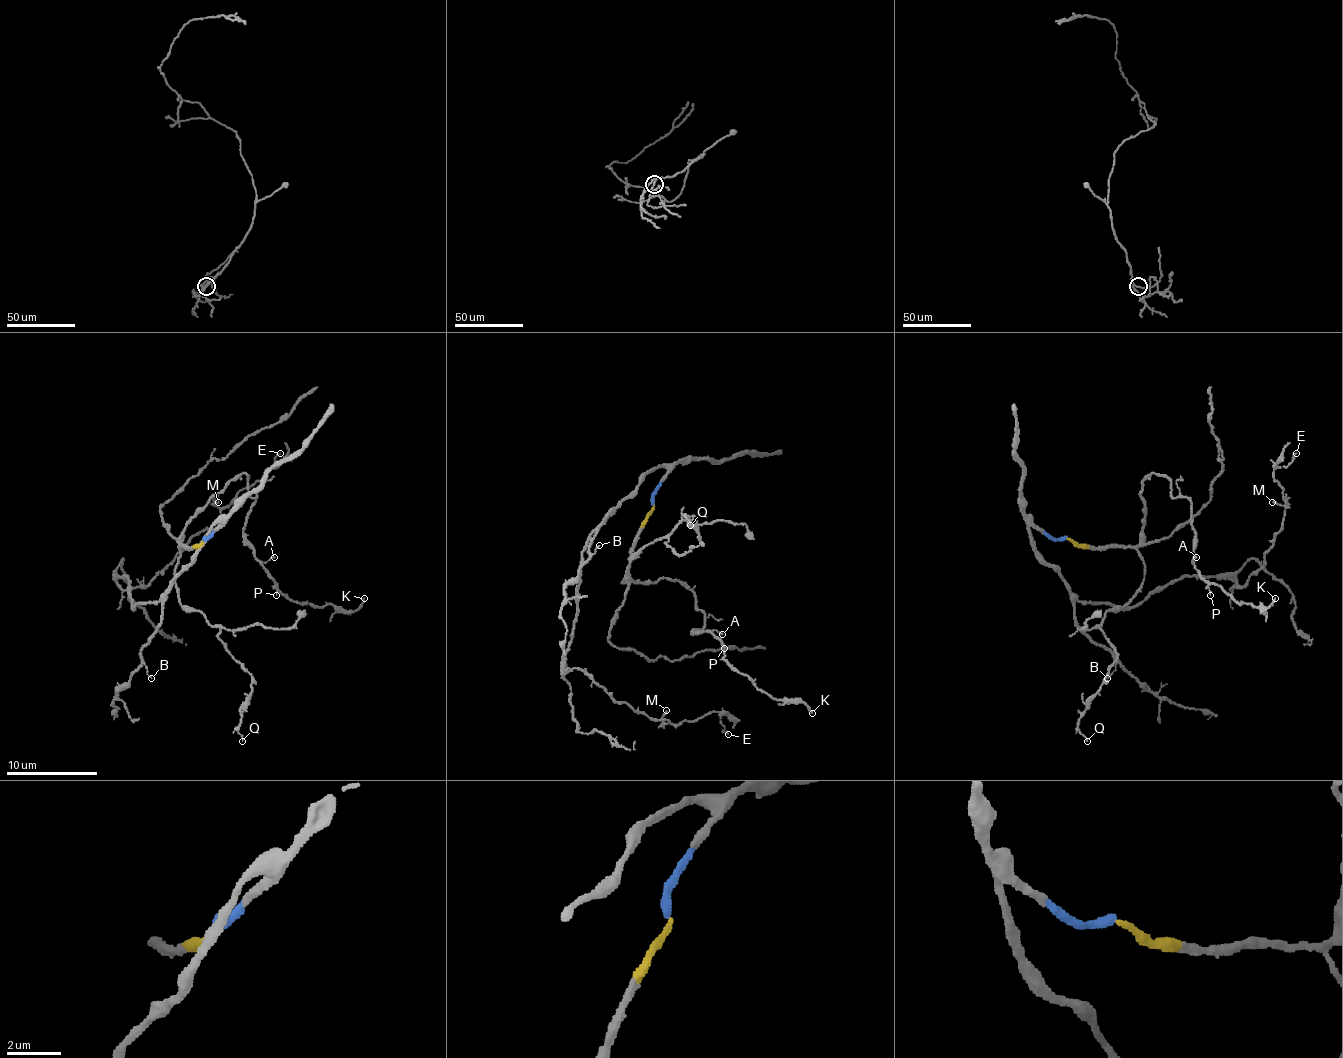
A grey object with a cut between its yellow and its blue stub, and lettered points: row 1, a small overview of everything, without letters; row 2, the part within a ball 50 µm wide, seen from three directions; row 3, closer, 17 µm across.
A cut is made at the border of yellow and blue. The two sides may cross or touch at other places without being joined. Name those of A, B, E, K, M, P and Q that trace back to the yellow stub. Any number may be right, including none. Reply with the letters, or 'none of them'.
A, K, P, Q

